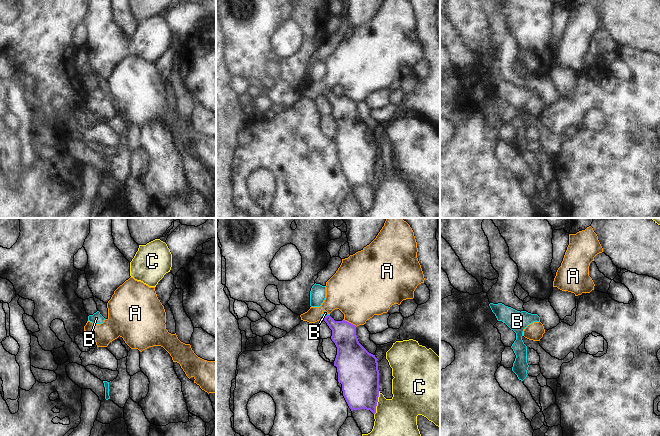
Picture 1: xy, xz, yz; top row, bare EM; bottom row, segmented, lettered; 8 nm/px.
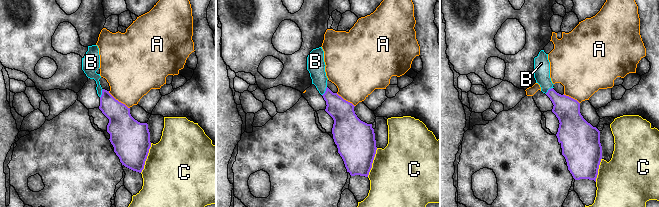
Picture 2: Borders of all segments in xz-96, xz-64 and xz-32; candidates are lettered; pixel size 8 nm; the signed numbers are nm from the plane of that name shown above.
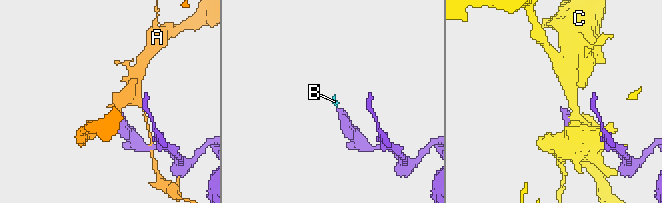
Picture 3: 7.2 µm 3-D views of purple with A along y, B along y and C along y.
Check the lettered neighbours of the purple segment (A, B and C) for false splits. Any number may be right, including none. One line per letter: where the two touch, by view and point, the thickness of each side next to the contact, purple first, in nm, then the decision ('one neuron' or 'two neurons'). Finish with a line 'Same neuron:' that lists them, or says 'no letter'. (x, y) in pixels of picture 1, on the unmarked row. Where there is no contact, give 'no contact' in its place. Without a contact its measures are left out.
A: contact xz (350, 99); calibres 220 and 400 nm; two neurons
B: contact xz (325, 93); calibres 190 and 40 nm; one neuron
C: contact xz (376, 179); calibres 300 and 360 nm; two neurons
Same neuron: B

